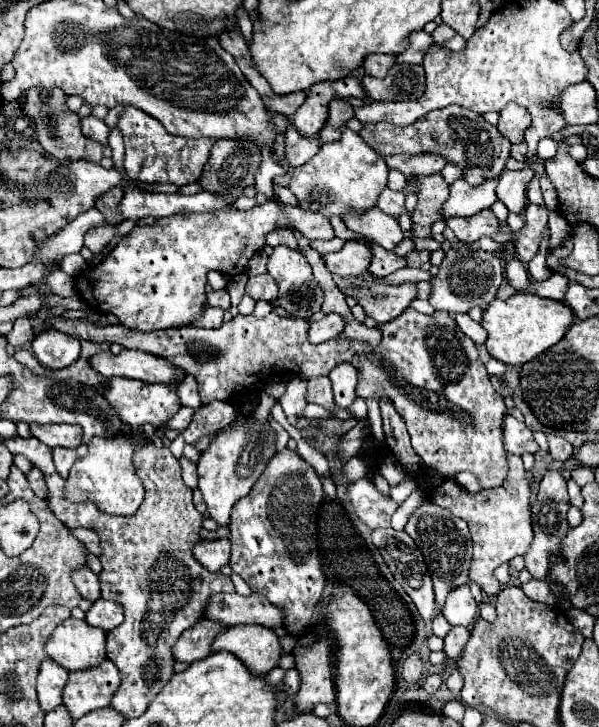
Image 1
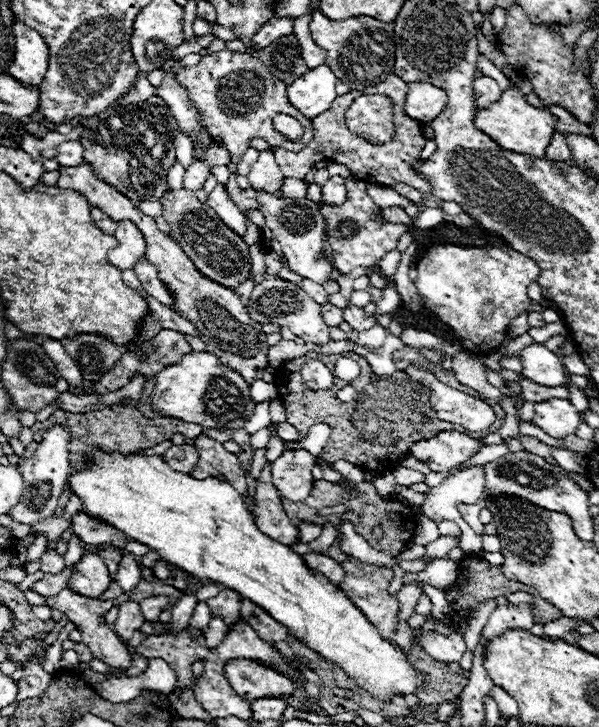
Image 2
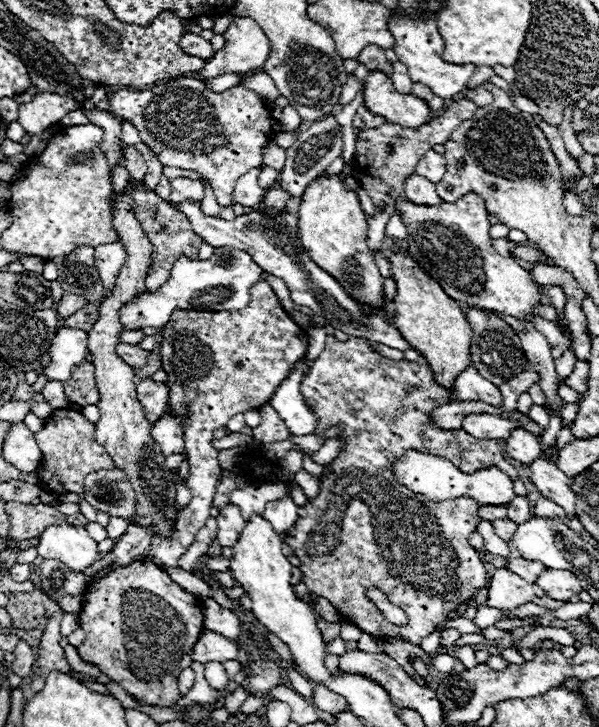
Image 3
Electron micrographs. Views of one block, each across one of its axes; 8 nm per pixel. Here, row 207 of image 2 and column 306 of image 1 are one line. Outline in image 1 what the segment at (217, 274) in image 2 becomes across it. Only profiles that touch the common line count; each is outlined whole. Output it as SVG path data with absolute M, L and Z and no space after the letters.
M342 126L342 138L336 142L326 142L320 146L318 154L308 160L306 164L294 168L290 190L300 200L302 208L310 208L314 212L326 214L328 218L332 214L342 216L348 210L370 210L376 204L378 194L386 188L386 176L388 166L386 160L366 142L362 142L362 136L352 132L350 128Z

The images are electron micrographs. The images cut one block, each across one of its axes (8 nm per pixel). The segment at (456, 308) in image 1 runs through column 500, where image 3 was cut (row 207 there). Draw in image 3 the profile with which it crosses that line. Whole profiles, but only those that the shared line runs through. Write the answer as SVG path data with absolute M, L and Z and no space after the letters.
M270 188L266 190L266 196L264 196L264 202L258 206L262 214L278 214L278 212L284 212L284 206L286 202L290 200L290 196L282 190L282 188Z

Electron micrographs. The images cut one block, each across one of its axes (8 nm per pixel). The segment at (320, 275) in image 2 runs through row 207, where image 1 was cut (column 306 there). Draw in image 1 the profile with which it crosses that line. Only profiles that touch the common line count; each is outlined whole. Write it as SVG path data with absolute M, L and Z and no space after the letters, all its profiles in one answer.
M276 246L268 260L268 272L278 284L278 304L286 312L308 320L320 310L322 288L314 282L310 264L298 250Z

